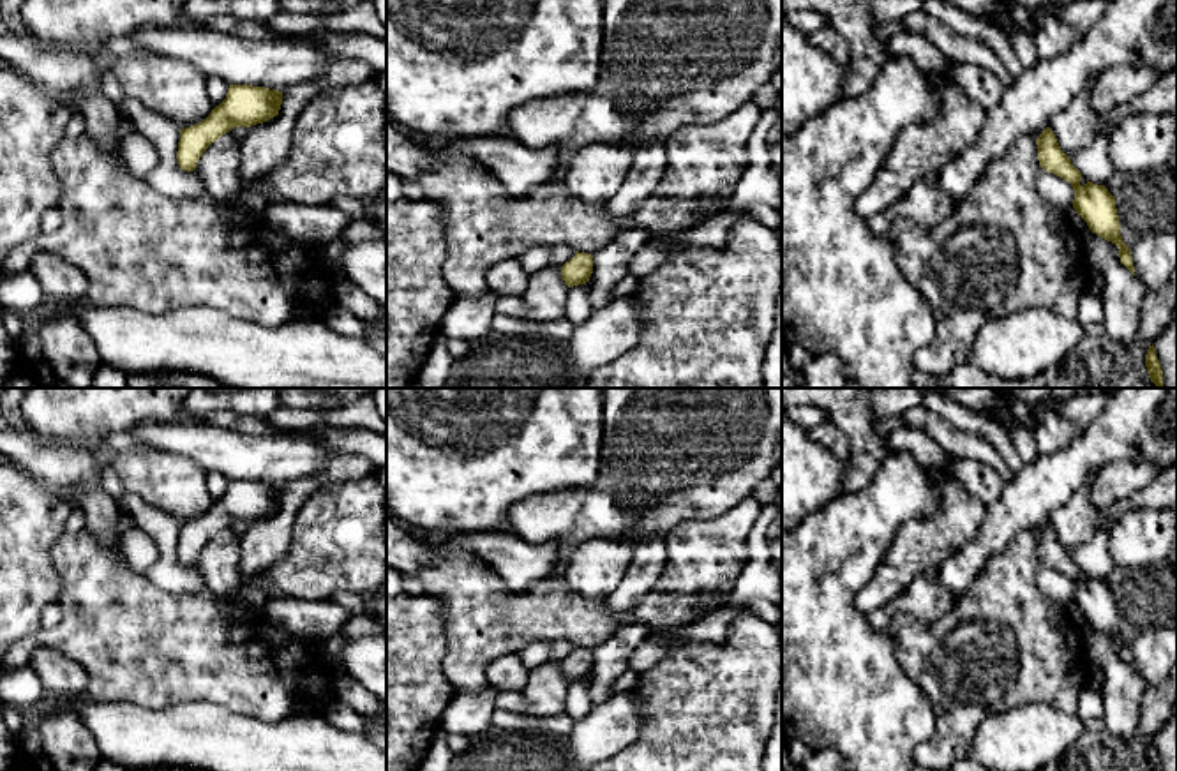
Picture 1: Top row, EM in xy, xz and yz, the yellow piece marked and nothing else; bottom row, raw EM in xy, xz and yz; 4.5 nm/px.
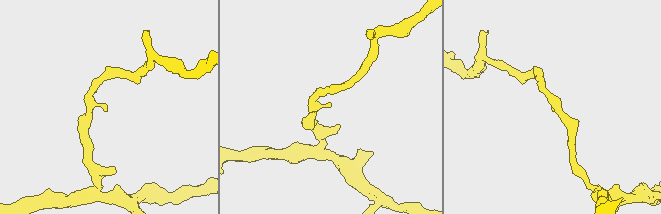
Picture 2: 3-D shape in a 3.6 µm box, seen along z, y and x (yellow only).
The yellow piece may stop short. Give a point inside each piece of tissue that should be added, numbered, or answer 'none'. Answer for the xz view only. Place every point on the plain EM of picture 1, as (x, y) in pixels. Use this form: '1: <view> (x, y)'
none

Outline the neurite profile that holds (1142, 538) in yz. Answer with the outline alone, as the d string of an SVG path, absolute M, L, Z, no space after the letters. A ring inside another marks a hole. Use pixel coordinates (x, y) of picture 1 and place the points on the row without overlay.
M1177 508L1133 510L1115 524L1108 550L1128 572L1156 566L1168 559L1177 533Z

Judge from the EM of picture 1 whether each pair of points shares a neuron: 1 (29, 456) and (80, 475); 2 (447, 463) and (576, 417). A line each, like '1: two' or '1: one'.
1: one
2: one

